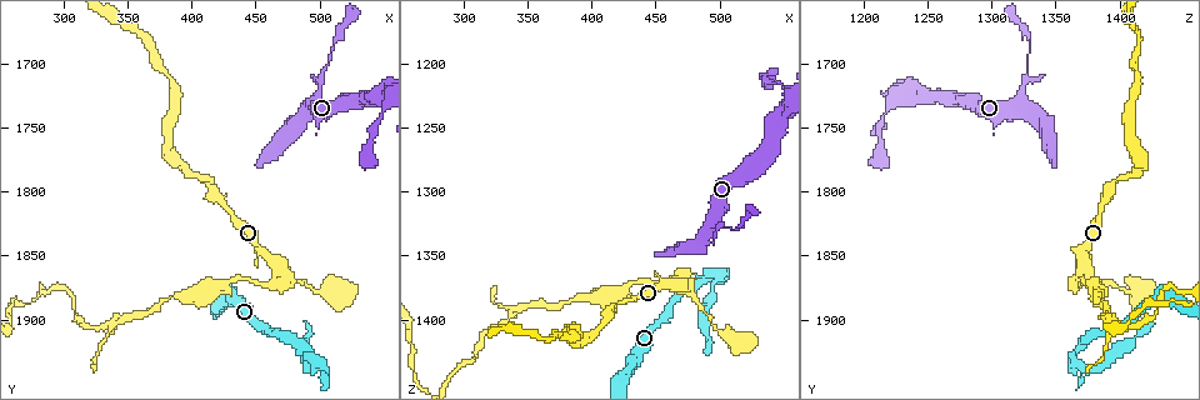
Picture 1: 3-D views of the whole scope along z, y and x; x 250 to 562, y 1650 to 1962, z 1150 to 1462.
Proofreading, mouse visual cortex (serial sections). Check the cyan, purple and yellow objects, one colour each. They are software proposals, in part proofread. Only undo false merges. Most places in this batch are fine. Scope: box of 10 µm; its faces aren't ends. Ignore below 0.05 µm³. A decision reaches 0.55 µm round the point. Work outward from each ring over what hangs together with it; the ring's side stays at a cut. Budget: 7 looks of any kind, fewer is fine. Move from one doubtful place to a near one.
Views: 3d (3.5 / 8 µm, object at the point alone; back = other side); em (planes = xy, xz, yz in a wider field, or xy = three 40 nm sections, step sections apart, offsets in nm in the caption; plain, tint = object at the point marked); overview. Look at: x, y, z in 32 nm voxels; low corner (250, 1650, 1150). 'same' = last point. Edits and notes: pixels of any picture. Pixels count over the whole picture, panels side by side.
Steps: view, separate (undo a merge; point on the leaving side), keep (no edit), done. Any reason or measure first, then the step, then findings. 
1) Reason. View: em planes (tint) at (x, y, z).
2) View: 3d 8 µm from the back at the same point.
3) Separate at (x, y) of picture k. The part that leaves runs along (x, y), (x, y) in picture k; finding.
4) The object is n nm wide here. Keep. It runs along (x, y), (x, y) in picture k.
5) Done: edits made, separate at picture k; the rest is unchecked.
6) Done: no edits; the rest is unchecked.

Thick turns thin. View: 3d 3.5 µm at (474, 1758, 1344).

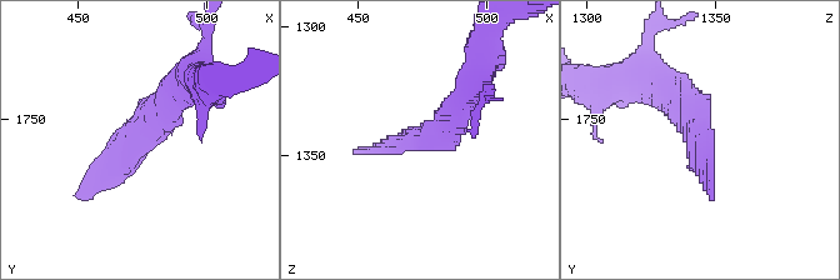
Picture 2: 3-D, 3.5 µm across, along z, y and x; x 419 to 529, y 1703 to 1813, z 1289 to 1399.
Need the tissue. View: em xy step 1 (tint) at (472, 1759, 1344).

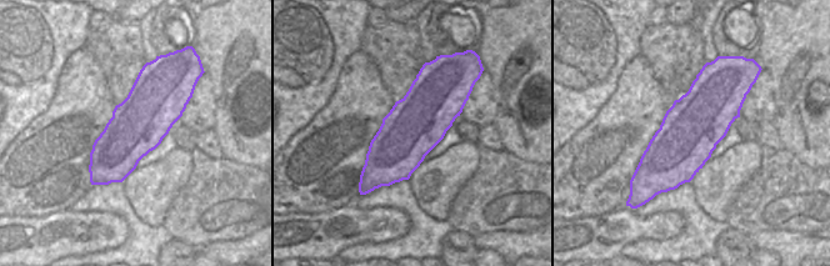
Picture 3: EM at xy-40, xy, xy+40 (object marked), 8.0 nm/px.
The object is 460 nm wide here. Keep. It runs along (183, 84), (114, 169), (75, 195) in picture 2; one cell here.

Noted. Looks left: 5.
Thick turns thin. View: 3d 3.5 µm at (506, 1694, 1328).

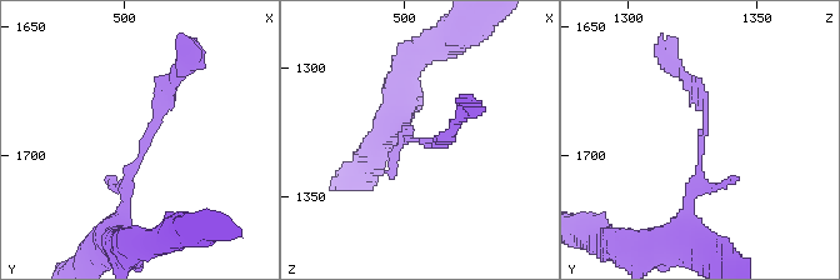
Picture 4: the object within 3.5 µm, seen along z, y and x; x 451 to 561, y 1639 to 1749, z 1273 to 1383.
Need the tissue. View: em xy step 3 (plain) at (507, 1694, 1327).

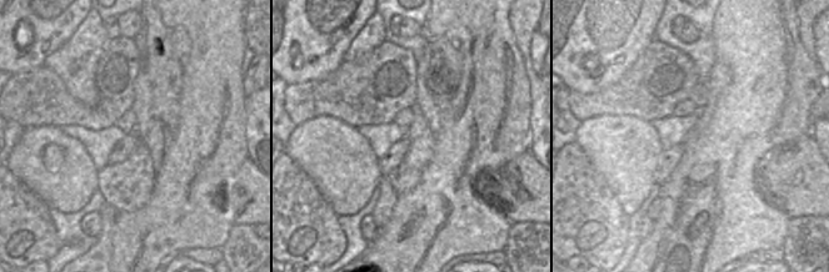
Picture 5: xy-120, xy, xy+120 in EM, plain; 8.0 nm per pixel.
View: em xy step 3 (tint) at the same point.

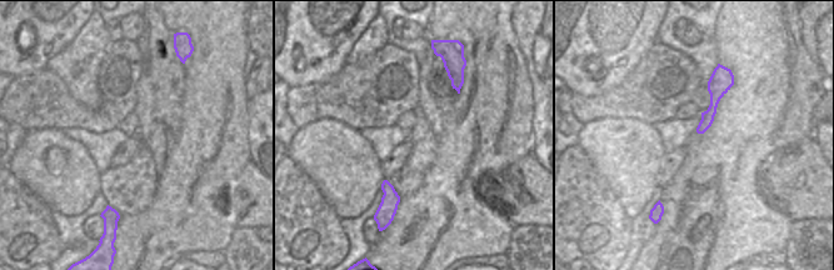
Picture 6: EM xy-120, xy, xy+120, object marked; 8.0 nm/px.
Keep. It runs along (722, 83), (700, 130) in picture 6; continuous, no second cell.

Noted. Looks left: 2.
View: 3d 3.5 µm at (488, 1930, 1364).

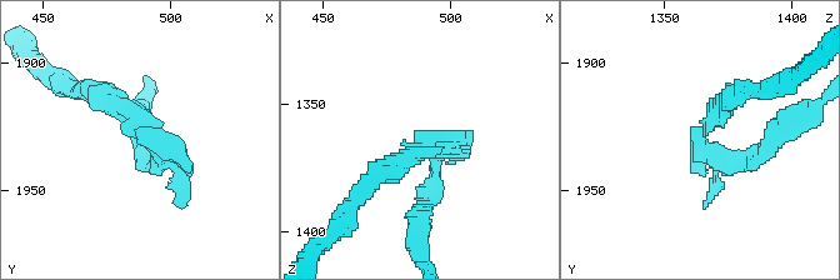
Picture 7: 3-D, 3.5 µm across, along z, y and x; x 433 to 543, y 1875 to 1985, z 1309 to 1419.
View: em xy step 1 (tint) at (491, 1930, 1364).

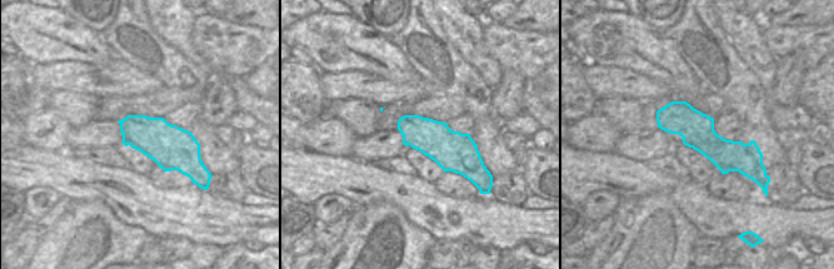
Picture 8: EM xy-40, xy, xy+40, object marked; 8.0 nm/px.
Separate at (181, 185) of picture 7. Two cells meet here.

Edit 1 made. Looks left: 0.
Done: edits made, separate at picture 7; the rest is unchecked.

